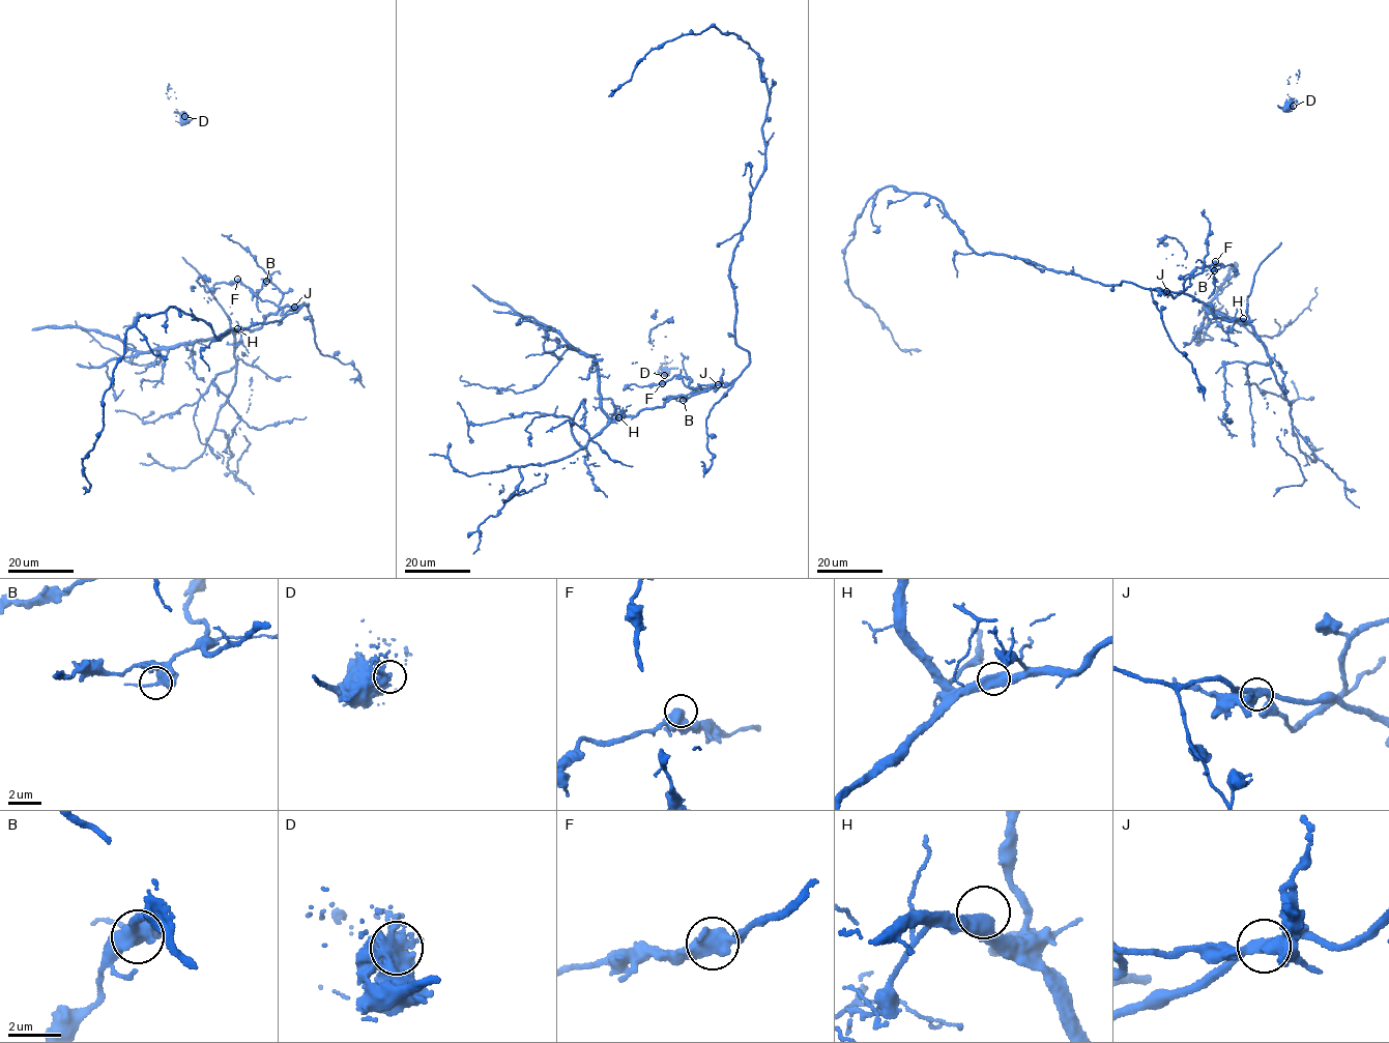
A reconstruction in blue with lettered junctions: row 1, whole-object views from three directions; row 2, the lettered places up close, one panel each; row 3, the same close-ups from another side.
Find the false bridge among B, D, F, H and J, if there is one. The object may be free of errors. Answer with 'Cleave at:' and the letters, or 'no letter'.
Cleave at: J

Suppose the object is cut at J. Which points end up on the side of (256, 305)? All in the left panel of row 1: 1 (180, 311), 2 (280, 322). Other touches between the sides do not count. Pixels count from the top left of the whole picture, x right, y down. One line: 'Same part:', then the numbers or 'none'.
Same part: none

